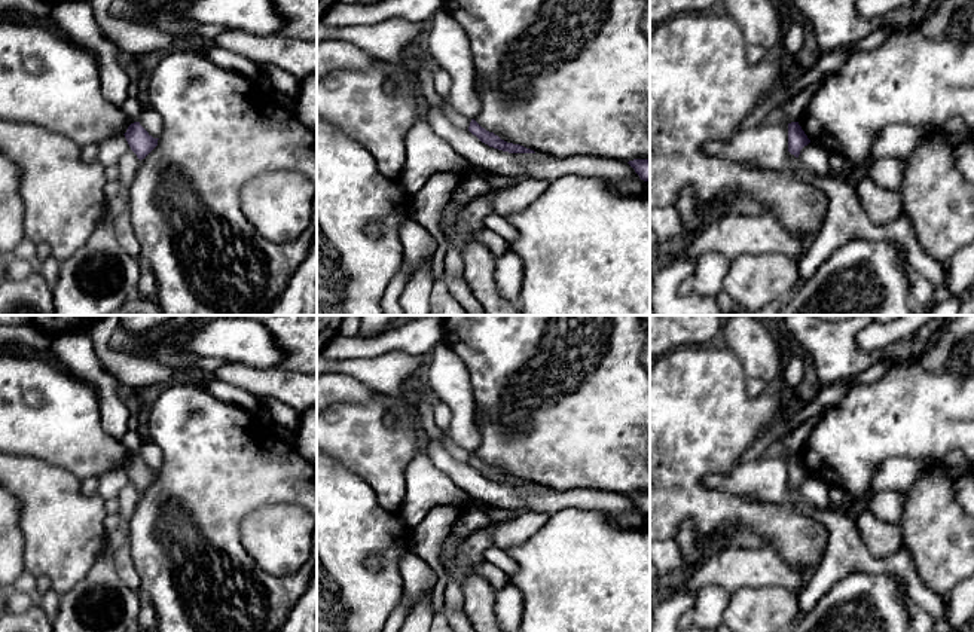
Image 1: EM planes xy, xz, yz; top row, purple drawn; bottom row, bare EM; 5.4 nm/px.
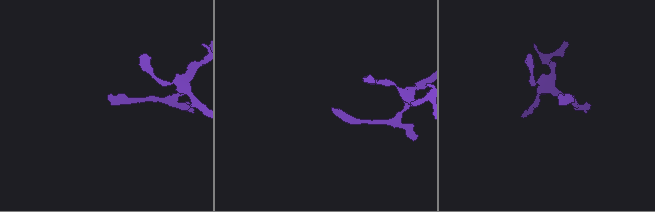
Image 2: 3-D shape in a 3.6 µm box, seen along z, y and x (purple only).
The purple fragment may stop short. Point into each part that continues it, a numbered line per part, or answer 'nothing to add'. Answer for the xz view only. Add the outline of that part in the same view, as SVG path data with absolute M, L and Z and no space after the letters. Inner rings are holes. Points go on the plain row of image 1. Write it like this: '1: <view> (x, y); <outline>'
nothing to add

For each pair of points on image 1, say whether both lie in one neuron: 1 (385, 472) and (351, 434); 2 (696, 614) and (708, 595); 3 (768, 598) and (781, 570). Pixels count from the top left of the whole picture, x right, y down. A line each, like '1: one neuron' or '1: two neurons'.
1: one neuron
2: one neuron
3: two neurons

